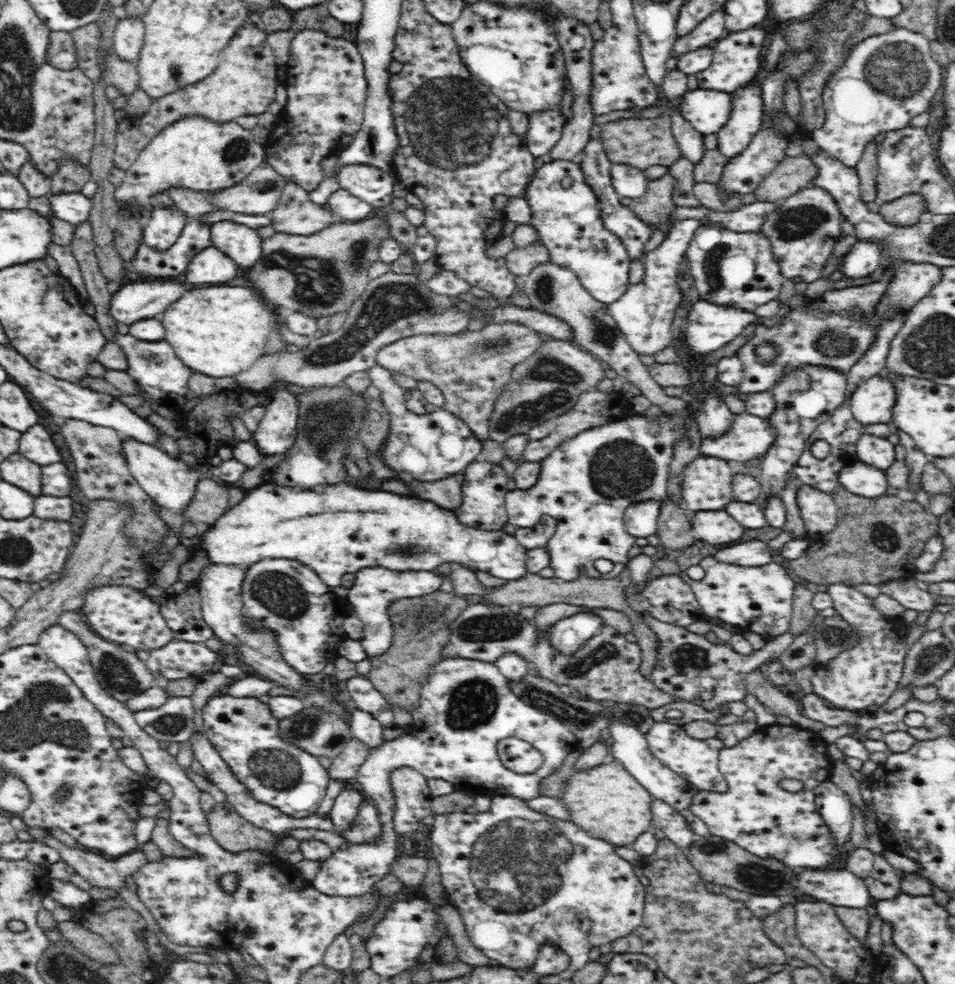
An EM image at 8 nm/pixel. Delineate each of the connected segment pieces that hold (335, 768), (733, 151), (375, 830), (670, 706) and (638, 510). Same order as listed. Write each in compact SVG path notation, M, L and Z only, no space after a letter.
M353 736L346 748L338 756L331 758L327 768L329 776L340 781L355 778L370 751L366 744Z
M752 82L743 91L732 94L735 110L726 126L717 134L717 148L728 160L738 156L761 128L765 111L760 88L758 82Z
M365 797L358 808L356 820L340 835L354 845L376 842L380 838L380 819L375 805Z
M679 700L662 705L659 708L650 709L649 715L656 723L682 726L688 724L688 722L694 722L694 720L706 720L706 722L716 725L716 720L722 714L730 714L730 711L724 705L718 705L714 710L709 711L698 704Z
M646 500L646 502L632 503L624 512L625 531L630 537L634 539L638 536L647 538L647 536L654 535L657 532L657 523L659 520L661 503L656 500Z

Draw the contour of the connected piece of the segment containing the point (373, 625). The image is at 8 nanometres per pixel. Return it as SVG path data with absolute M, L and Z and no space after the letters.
M364 568L356 574L356 582L348 592L354 614L363 622L363 633L359 638L369 659L381 656L391 646L394 626L388 616L388 605L404 598L417 598L437 592L443 583L443 576L434 571L392 572L386 568Z

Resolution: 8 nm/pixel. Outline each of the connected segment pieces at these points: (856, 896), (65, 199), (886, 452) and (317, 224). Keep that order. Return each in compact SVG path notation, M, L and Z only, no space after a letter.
M803 868L798 876L798 887L804 896L836 907L861 909L873 900L865 879L846 868Z
M82 192L51 193L49 200L52 214L60 220L73 225L89 220L93 202Z
M864 434L853 448L853 452L858 460L884 470L896 460L894 445L888 439L874 435Z
M286 183L280 203L269 215L272 219L271 227L276 230L276 233L288 235L315 235L317 232L323 231L324 228L330 227L332 223L340 221L340 218L326 206L314 204L312 200L308 199L308 192L294 183Z

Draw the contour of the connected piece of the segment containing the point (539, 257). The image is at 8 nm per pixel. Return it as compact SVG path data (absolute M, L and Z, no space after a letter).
M541 240L529 244L527 247L516 247L506 255L506 266L518 279L523 279L536 265L549 260L549 249Z

